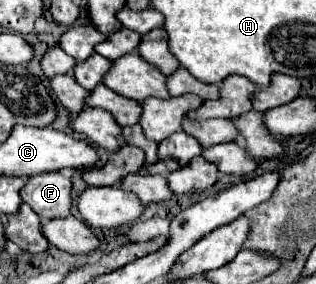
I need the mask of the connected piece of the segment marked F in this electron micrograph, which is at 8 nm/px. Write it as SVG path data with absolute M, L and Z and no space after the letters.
M61 171L27 177L19 195L27 205L31 205L41 221L69 217L69 207L73 201L71 181Z

